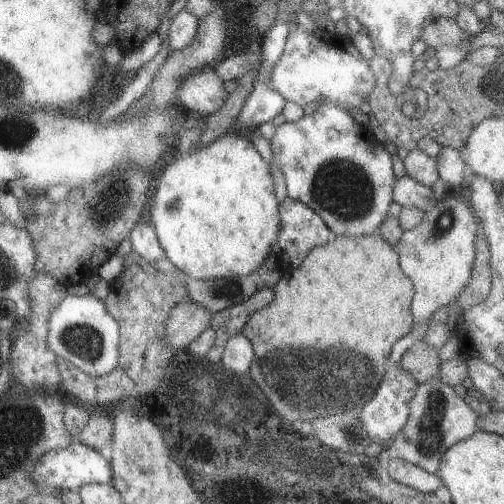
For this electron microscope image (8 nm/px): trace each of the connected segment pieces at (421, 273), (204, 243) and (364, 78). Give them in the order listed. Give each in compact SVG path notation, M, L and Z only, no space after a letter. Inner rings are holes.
M449 191L436 202L432 210L425 213L418 226L404 231L398 242L392 245L397 251L400 269L414 284L411 304L412 328L428 319L438 308L446 304L451 305L458 292L462 292L472 273L476 236L481 225L472 204L468 206L460 200L456 191Z
M227 132L196 152L176 157L154 181L144 218L152 224L164 257L185 274L203 280L248 276L275 252L274 242L280 229L278 208L281 196L268 162L258 154L252 140L238 136L236 132Z
M297 23L295 28L288 32L284 49L278 54L268 84L286 101L293 101L302 108L316 101L336 104L346 111L353 106L360 108L362 101L368 99L372 88L376 86L376 80L366 58L361 55L361 58L358 59L344 49L347 41L354 44L349 34L341 35L320 28L307 31Z

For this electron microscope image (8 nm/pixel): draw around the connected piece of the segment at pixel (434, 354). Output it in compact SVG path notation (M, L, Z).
M417 341L403 353L399 366L402 368L402 372L408 372L408 374L416 380L416 384L420 385L421 383L426 382L426 380L434 378L436 374L439 374L439 369L441 368L442 362L440 362L438 355L439 350L435 347L428 345L423 341Z

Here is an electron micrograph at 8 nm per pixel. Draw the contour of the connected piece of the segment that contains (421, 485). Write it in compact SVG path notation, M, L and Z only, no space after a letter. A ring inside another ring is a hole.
M393 459L385 466L392 480L410 486L423 494L433 494L443 486L442 480L435 473L428 473L404 460Z

